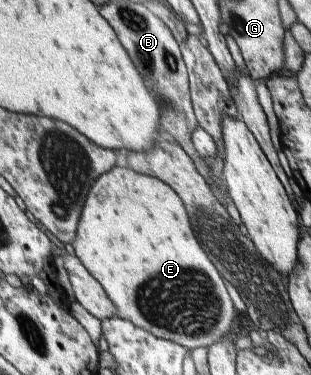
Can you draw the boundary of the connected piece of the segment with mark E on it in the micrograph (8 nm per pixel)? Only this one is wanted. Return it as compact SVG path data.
M117 167L102 174L91 186L72 243L76 256L104 287L118 309L117 316L158 338L181 344L186 350L209 347L239 328L238 311L191 227L184 201L159 178Z

